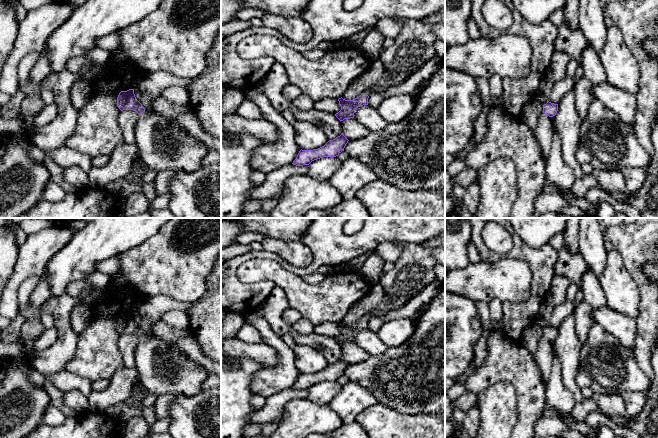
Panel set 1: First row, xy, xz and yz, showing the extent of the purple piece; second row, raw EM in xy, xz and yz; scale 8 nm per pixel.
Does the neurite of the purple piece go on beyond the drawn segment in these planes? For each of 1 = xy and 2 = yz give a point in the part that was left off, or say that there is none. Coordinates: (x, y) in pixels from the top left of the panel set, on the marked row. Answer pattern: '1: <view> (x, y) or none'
1: xy (160, 144)
2: yz (543, 132)

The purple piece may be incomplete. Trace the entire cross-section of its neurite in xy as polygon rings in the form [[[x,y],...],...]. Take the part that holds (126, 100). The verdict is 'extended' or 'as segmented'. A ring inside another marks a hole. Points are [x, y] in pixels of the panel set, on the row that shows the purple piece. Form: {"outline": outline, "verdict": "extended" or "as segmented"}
{"outline": [[[134,89],[121,91],[117,106],[121,111],[133,110],[139,114],[135,145],[137,155],[148,170],[197,172],[201,169],[206,146],[188,132],[182,133],[169,118],[156,112],[147,113],[136,99]]], "verdict": "extended"}

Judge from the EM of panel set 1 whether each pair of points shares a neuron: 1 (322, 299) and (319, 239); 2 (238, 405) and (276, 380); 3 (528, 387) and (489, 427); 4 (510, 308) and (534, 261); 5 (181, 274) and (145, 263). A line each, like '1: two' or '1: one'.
1: two
2: two
3: two
4: one
5: one

